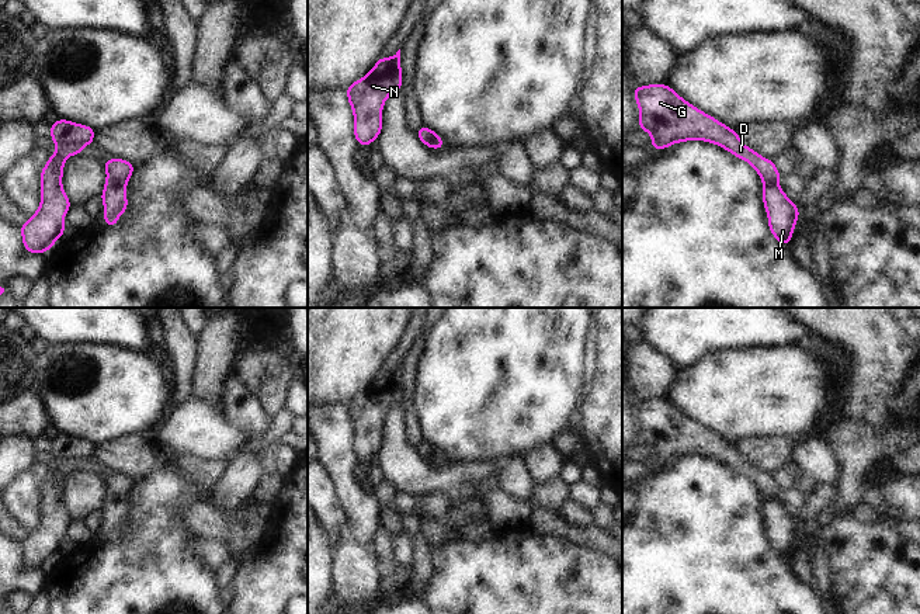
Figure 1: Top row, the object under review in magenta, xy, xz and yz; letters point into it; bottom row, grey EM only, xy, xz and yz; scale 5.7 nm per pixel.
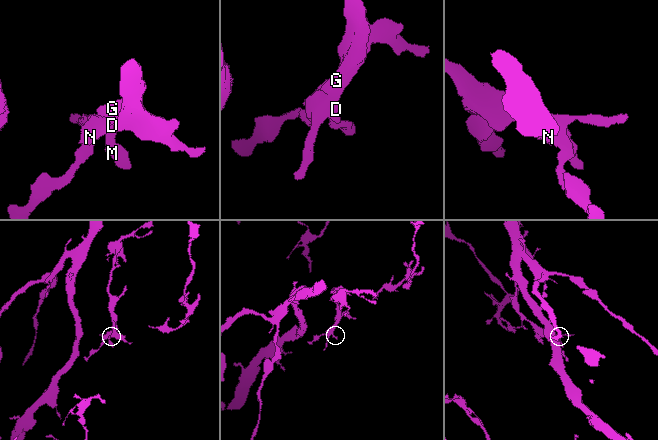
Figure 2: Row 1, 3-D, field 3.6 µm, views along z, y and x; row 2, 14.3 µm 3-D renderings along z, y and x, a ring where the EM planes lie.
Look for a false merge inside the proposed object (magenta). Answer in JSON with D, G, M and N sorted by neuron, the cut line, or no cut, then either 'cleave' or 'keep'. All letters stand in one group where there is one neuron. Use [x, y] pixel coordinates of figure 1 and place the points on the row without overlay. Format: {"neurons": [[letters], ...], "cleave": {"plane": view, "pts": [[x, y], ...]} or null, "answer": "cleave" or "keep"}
{"neurons": [["D", "G", "M", "N"]], "cleave": null, "answer": "keep"}

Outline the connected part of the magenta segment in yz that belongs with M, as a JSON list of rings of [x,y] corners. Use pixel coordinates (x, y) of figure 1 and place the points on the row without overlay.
[[[667,399],[633,403],[640,424],[639,443],[652,450],[652,462],[663,465],[673,458],[704,455],[746,475],[763,495],[763,517],[773,551],[789,559],[799,524],[778,502],[781,489],[774,476],[747,462],[729,441],[681,413]]]

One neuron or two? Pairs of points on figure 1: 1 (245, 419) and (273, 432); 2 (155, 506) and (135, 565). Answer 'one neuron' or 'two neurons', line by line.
1: two neurons
2: one neuron

